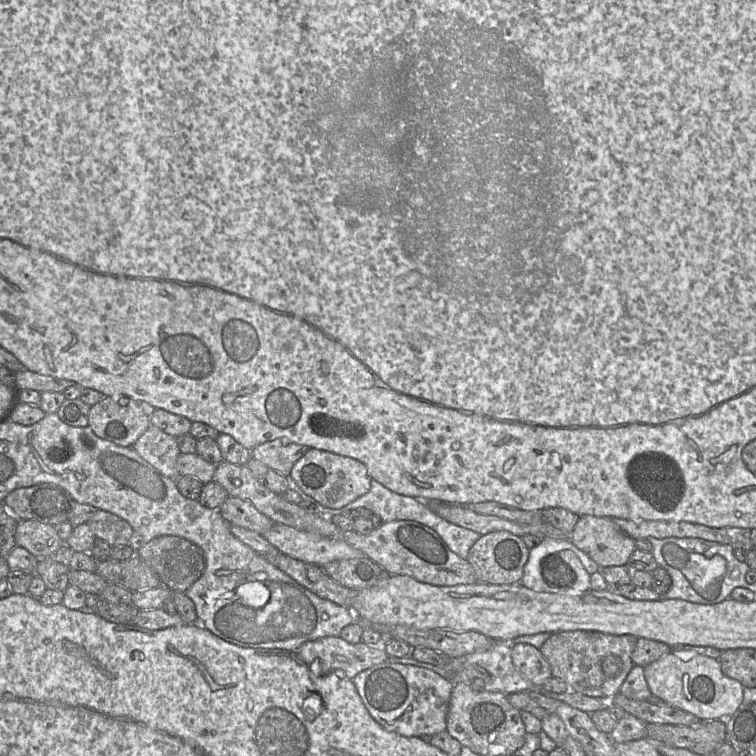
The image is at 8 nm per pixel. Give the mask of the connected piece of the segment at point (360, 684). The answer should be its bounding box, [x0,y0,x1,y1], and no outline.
[352,659,454,737]

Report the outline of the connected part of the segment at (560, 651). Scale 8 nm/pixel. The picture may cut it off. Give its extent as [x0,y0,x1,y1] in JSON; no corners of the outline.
[539,631,637,699]

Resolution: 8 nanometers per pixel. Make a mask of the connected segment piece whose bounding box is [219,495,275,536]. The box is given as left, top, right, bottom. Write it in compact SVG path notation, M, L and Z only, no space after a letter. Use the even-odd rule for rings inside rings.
M230 495L221 505L219 511L230 525L253 530L262 536L275 523L269 517L259 512L249 501Z

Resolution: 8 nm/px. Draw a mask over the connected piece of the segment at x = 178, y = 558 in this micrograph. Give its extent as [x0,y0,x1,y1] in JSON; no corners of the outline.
[136,536,205,593]

